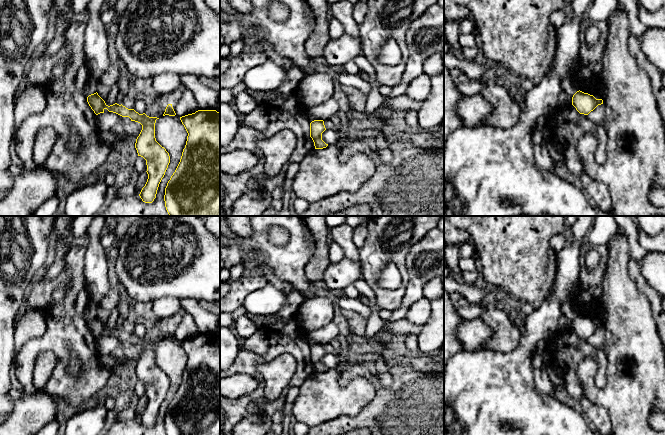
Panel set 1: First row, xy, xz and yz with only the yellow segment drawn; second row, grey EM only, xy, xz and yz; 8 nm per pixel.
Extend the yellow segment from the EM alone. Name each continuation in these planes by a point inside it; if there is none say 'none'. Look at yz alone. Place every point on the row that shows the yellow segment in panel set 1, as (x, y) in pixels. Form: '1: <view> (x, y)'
none

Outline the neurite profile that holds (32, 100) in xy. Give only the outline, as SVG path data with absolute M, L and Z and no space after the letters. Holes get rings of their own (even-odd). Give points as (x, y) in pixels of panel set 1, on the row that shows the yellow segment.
M27 86L15 101L15 131L28 116L43 112L46 105L45 90L39 86Z

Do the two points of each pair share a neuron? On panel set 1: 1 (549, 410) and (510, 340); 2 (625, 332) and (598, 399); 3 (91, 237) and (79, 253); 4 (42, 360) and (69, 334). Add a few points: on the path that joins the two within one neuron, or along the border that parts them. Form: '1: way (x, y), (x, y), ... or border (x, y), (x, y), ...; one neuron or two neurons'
1: border (520, 334), (514, 349), (492, 351); two neurons
2: way (625, 349), (615, 360), (615, 382); one neuron
3: border (87, 247), (83, 270); two neurons
4: border (58, 359), (52, 352), (42, 351), (33, 367); two neurons

